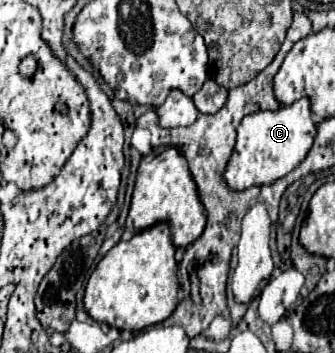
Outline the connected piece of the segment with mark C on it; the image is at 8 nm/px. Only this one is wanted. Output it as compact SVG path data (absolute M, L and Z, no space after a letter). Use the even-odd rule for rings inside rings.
M302 98L292 106L280 106L274 112L256 112L242 120L238 126L236 146L224 168L224 180L230 190L246 190L250 186L272 184L294 170L312 148L316 136L316 124L312 122L310 102Z

